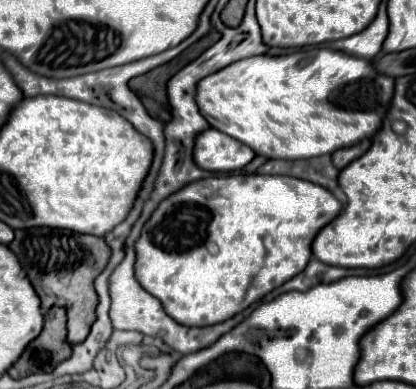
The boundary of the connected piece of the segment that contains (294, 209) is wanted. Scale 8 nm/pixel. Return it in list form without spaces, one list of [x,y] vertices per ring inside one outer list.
[[[222,175],[222,177],[210,177],[204,181],[190,183],[184,189],[180,189],[178,193],[164,199],[158,205],[158,209],[152,213],[152,217],[146,221],[142,235],[136,241],[136,279],[148,293],[152,293],[154,297],[158,297],[162,301],[166,313],[174,321],[188,325],[188,327],[206,327],[206,325],[222,323],[222,321],[234,317],[236,313],[242,313],[252,303],[260,301],[266,293],[280,287],[290,277],[294,277],[298,271],[302,271],[310,261],[310,255],[312,255],[310,245],[312,245],[314,237],[318,235],[318,231],[322,227],[326,227],[334,217],[340,215],[342,207],[344,205],[328,189],[324,189],[316,183],[296,179],[296,177],[286,177],[286,175]]]

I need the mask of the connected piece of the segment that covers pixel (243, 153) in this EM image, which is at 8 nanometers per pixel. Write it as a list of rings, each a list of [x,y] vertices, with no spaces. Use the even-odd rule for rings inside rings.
[[[206,129],[198,135],[194,159],[198,167],[214,173],[232,173],[246,167],[256,153],[218,129]]]

